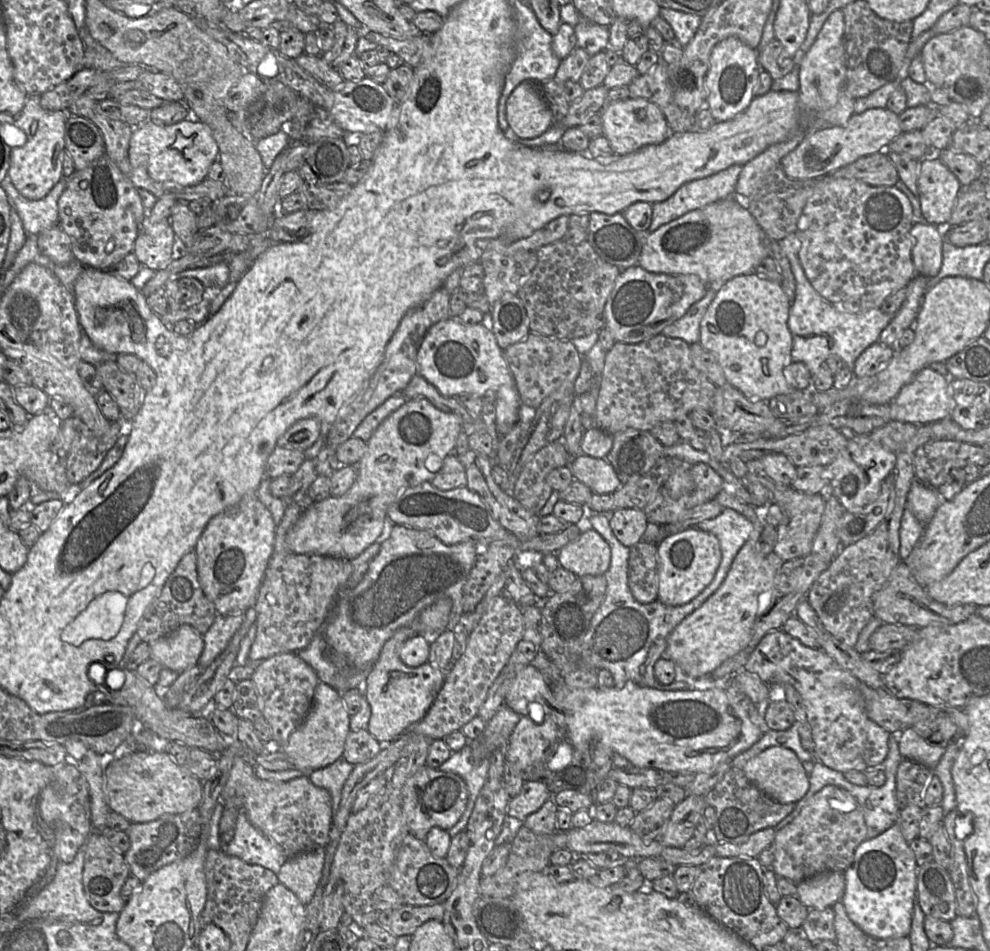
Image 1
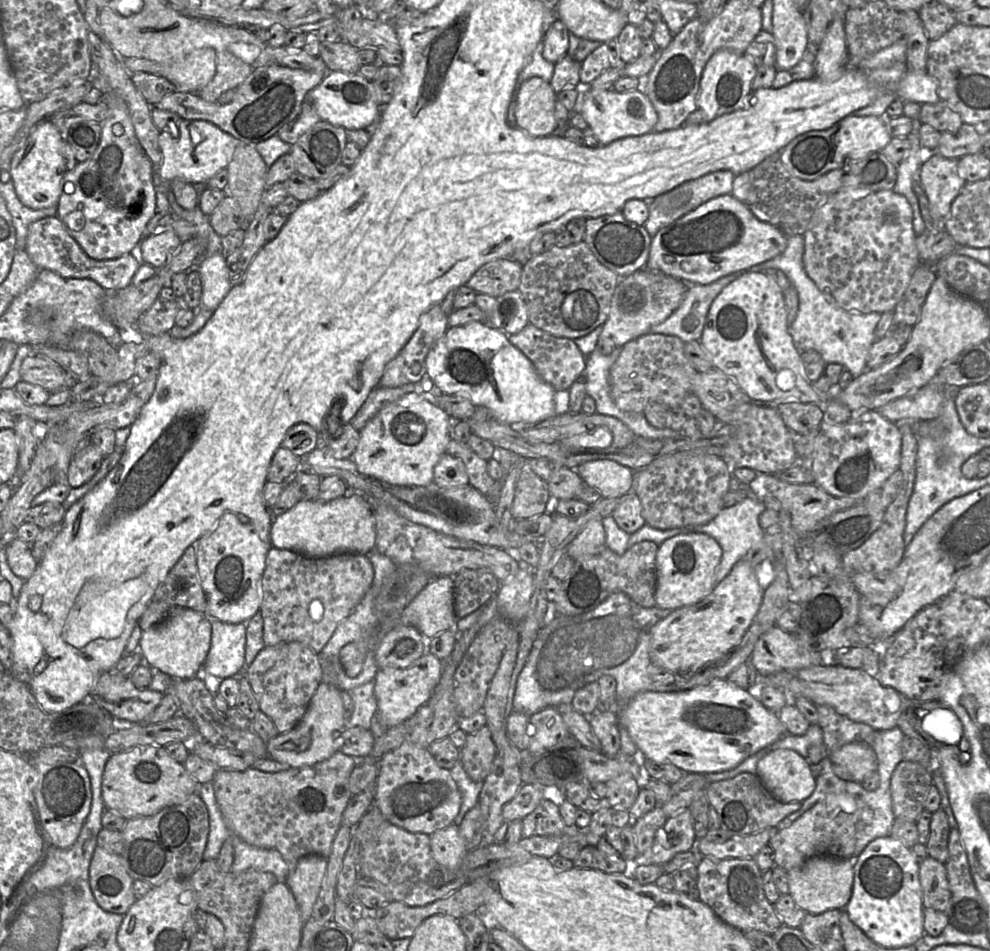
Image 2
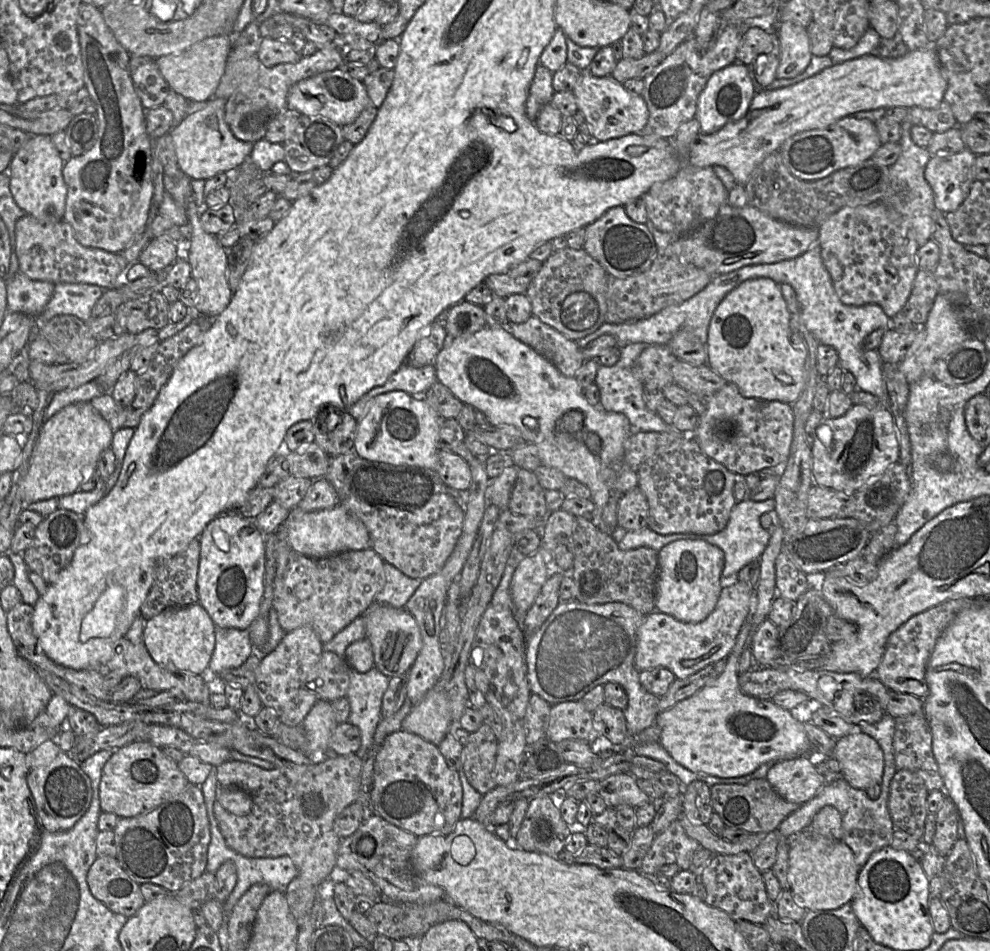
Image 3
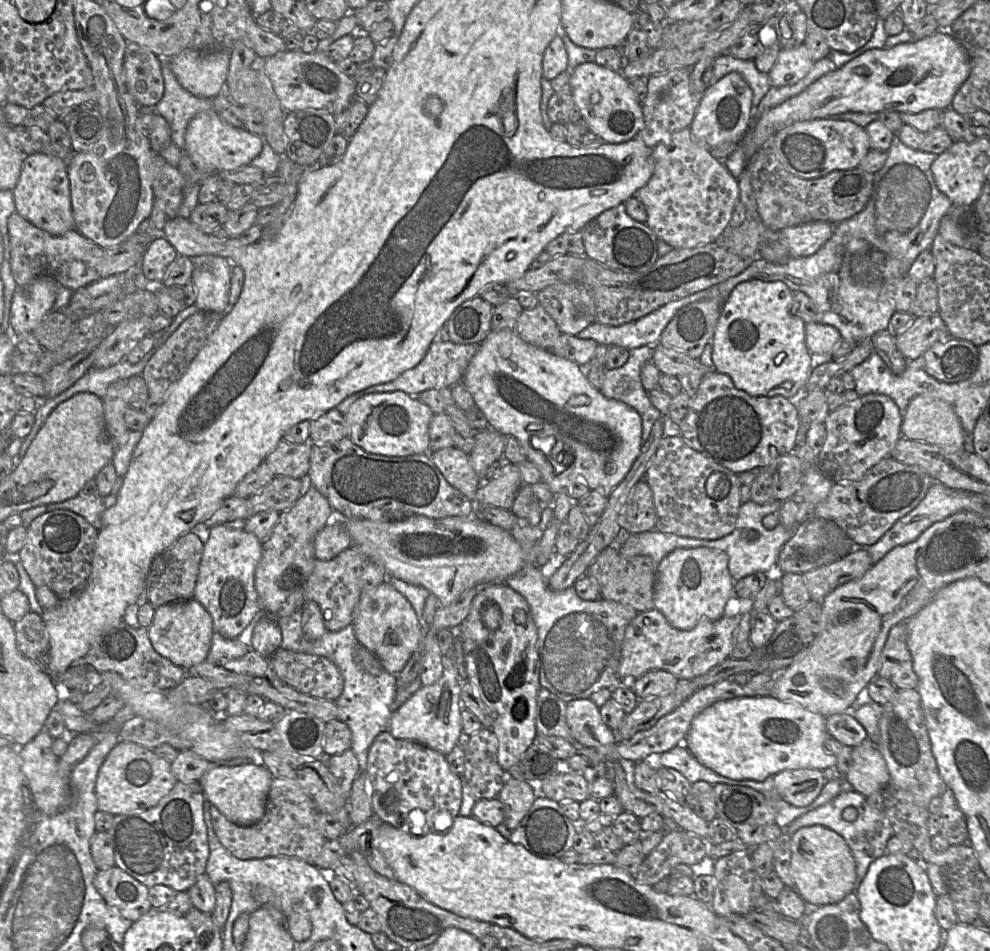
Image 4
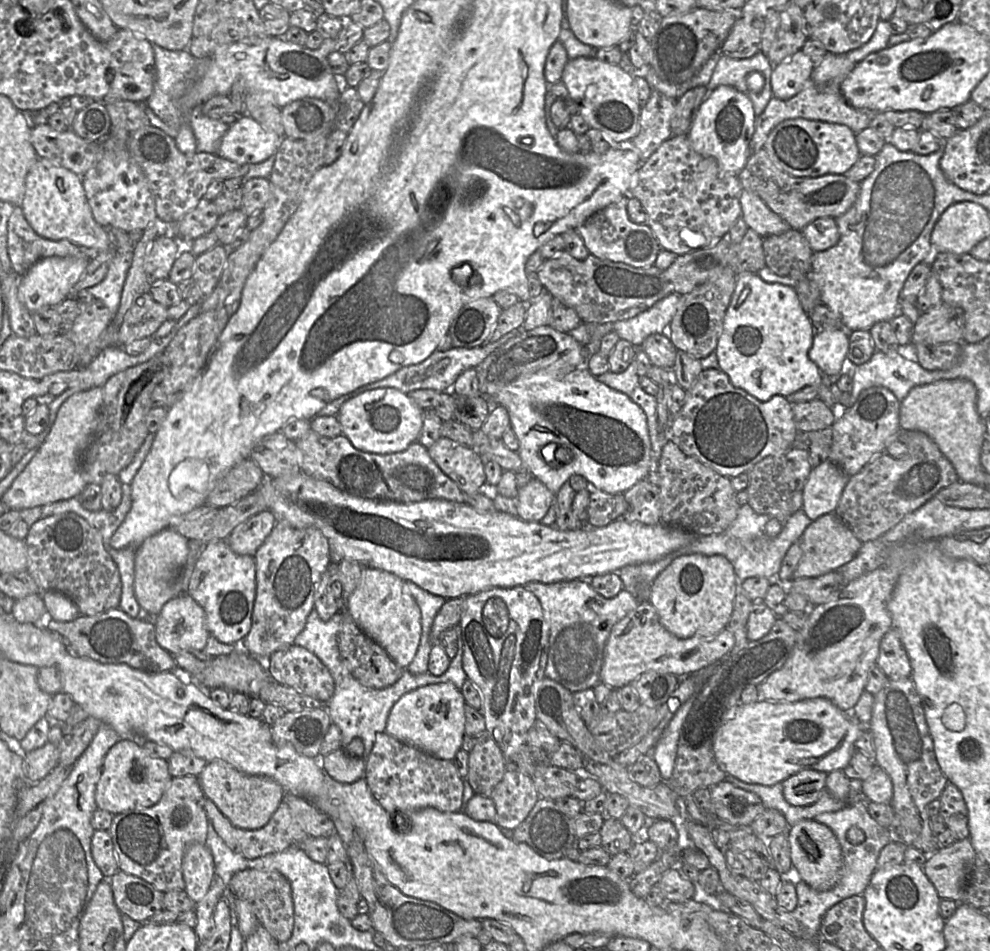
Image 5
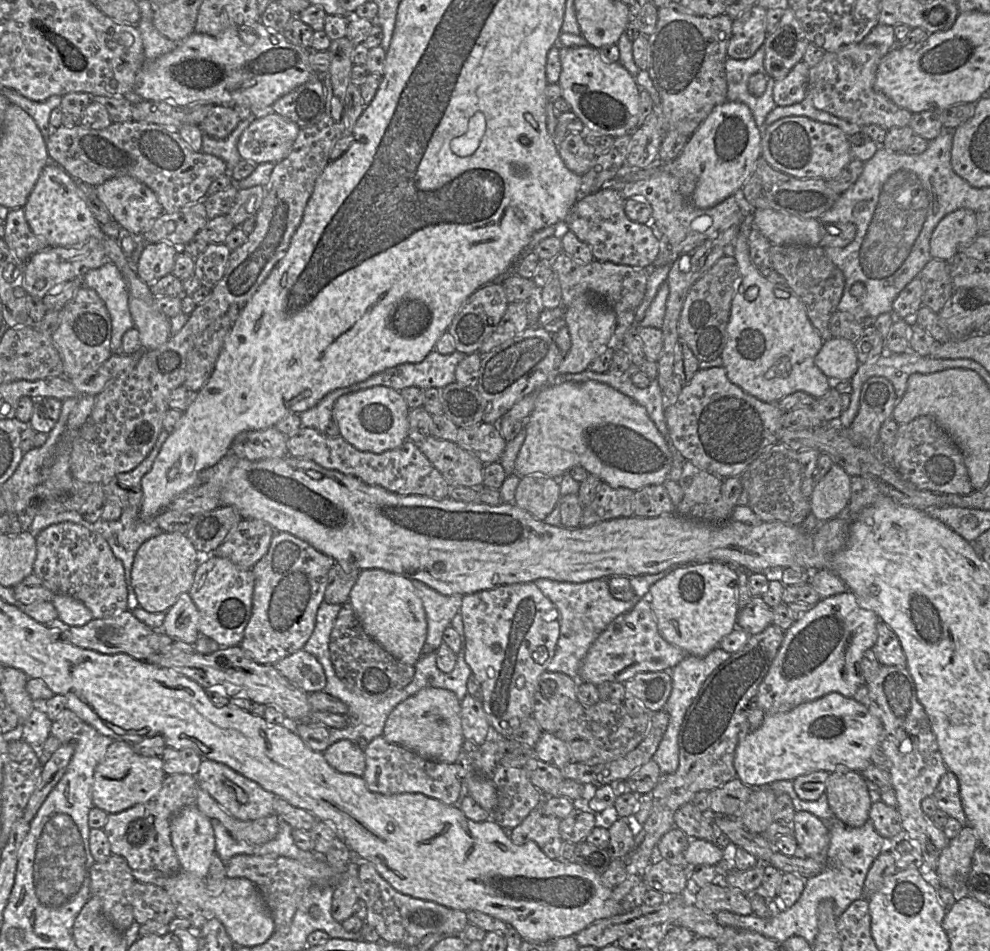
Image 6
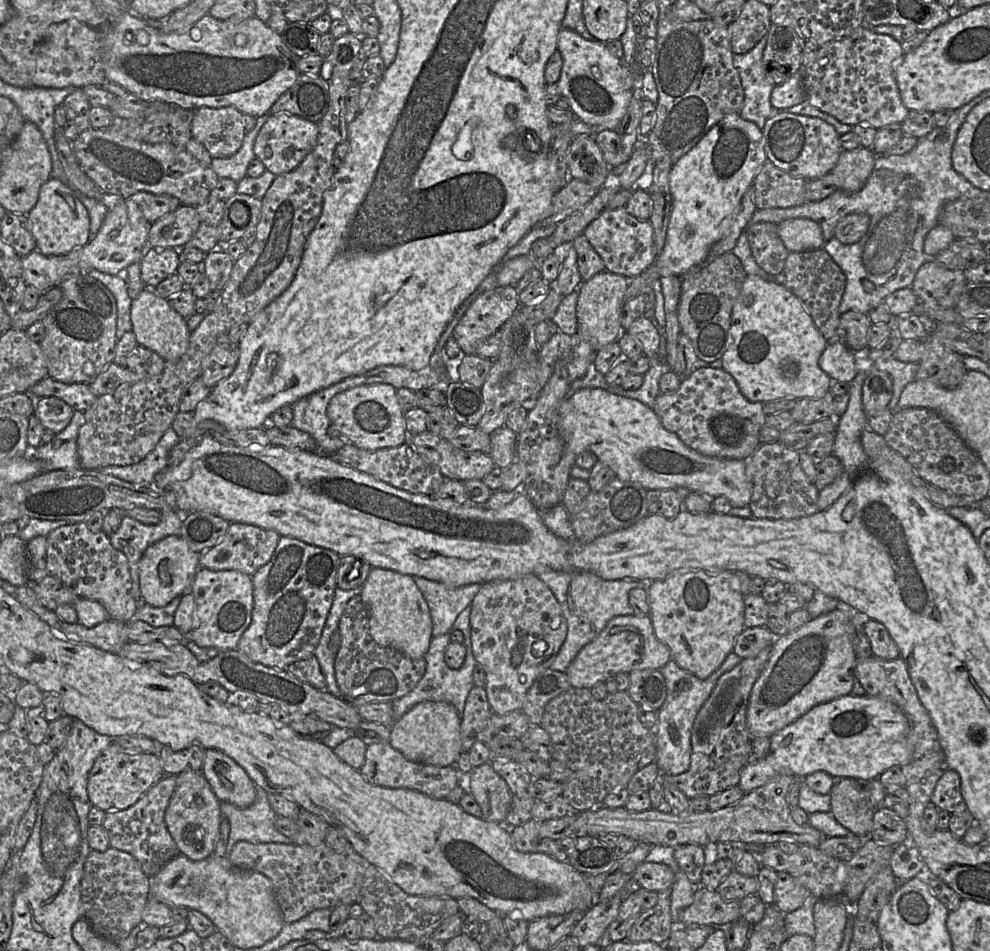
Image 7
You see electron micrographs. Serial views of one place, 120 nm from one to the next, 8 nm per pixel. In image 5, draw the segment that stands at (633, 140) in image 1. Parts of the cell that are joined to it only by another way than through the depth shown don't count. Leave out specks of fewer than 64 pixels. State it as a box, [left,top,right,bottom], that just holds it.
[562,57,641,144]

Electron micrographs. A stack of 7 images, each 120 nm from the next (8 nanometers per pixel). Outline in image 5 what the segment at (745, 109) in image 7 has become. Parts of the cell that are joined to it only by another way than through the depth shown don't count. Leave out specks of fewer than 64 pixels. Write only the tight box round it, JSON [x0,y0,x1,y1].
[708,51,774,116]

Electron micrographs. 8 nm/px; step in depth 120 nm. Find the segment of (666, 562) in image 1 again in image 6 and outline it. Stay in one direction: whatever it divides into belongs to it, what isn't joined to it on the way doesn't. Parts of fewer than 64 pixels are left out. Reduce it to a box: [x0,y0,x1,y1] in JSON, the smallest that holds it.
[646,562,738,656]

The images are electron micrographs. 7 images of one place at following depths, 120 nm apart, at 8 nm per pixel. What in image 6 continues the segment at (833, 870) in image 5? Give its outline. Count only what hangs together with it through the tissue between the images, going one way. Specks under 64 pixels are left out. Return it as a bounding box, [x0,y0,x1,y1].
[793,811,830,857]

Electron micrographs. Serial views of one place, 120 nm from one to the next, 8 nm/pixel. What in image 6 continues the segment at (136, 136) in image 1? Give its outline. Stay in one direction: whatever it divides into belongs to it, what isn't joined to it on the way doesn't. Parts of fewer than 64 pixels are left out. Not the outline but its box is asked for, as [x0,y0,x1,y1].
[237,112,300,164]

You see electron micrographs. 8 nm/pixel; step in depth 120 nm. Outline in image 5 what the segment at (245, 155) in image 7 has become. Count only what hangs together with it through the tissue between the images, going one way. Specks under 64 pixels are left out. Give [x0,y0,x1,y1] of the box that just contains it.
[188,107,230,154]

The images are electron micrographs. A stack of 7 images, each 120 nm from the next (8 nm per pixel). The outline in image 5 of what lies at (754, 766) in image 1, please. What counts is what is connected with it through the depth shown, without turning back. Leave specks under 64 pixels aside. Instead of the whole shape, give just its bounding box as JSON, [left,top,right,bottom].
[782,770,827,806]

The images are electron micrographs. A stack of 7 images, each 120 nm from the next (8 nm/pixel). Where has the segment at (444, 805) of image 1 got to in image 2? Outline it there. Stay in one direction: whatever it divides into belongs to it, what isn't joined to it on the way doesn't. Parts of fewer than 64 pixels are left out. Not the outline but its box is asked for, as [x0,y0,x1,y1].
[374,740,462,834]

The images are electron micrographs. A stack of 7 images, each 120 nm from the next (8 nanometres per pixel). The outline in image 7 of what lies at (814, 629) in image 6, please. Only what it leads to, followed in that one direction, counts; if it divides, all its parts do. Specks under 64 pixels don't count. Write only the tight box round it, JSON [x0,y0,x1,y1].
[746,608,856,737]

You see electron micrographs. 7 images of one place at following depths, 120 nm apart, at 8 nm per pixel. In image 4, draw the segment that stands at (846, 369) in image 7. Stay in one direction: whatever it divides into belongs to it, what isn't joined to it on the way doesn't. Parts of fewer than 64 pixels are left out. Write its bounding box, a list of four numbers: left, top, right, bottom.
[805,322,843,361]

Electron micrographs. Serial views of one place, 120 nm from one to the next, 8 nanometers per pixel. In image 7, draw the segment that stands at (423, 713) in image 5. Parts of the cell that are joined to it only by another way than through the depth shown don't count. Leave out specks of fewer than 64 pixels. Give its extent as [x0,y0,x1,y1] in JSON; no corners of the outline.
[389,701,462,767]

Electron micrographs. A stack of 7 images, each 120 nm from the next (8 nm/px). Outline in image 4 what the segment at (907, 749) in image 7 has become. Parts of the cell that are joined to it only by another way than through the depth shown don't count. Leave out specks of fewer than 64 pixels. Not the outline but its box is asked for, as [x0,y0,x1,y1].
[684,696,836,782]

